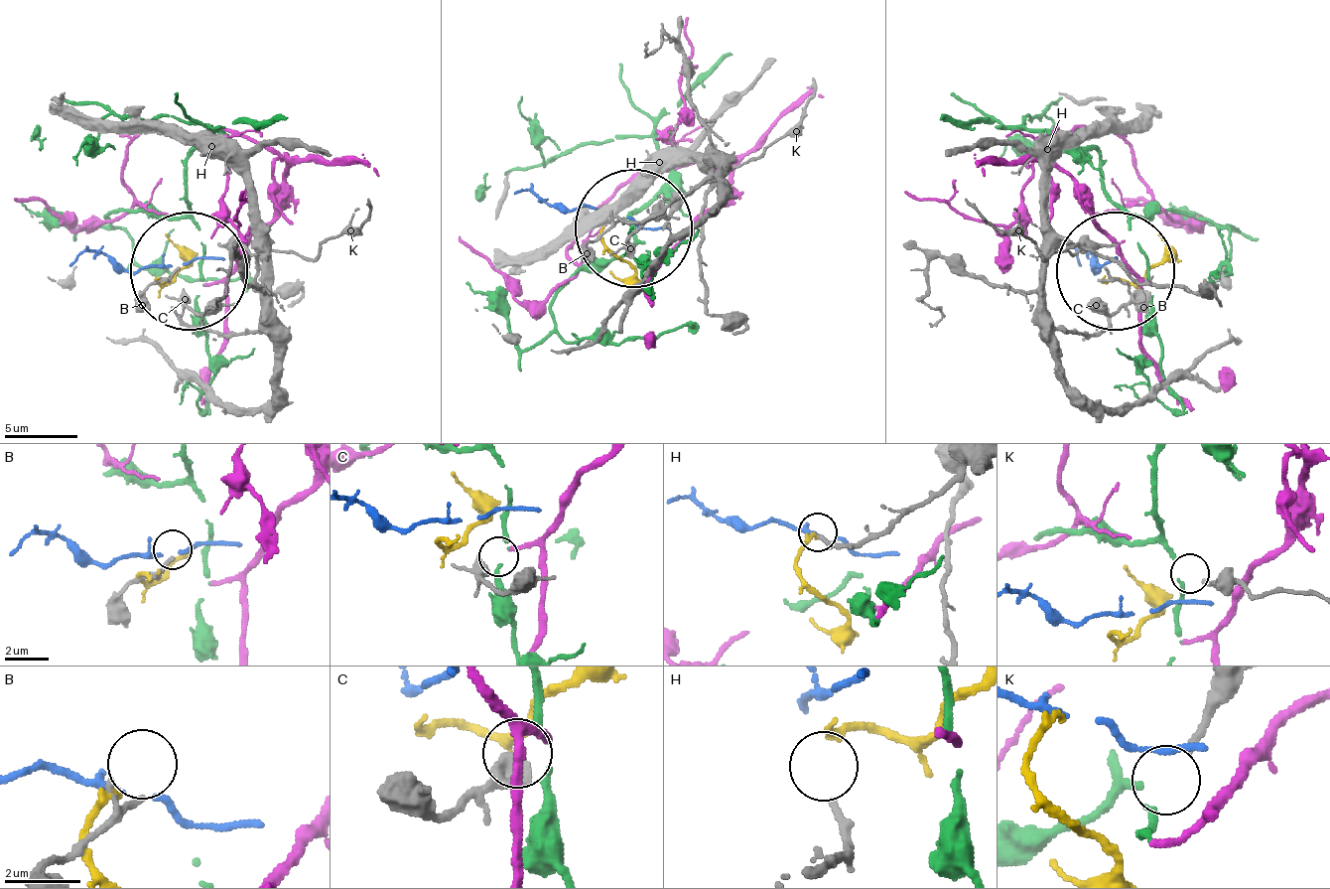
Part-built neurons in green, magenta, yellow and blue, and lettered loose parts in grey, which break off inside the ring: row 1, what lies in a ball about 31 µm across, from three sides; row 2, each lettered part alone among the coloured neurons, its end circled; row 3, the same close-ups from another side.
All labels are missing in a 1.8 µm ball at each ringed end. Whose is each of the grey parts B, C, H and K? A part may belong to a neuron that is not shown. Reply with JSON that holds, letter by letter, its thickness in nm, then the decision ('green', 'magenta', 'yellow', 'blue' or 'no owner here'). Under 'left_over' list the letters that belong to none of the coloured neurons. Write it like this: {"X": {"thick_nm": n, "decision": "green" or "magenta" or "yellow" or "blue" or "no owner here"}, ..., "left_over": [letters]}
{"B": {"thick_nm": 150, "decision": "no owner here"}, "C": {"thick_nm": 320, "decision": "magenta"}, "H": {"thick_nm": 200, "decision": "yellow"}, "K": {"thick_nm": 170, "decision": "no owner here"}, "left_over": ["B", "K"]}

